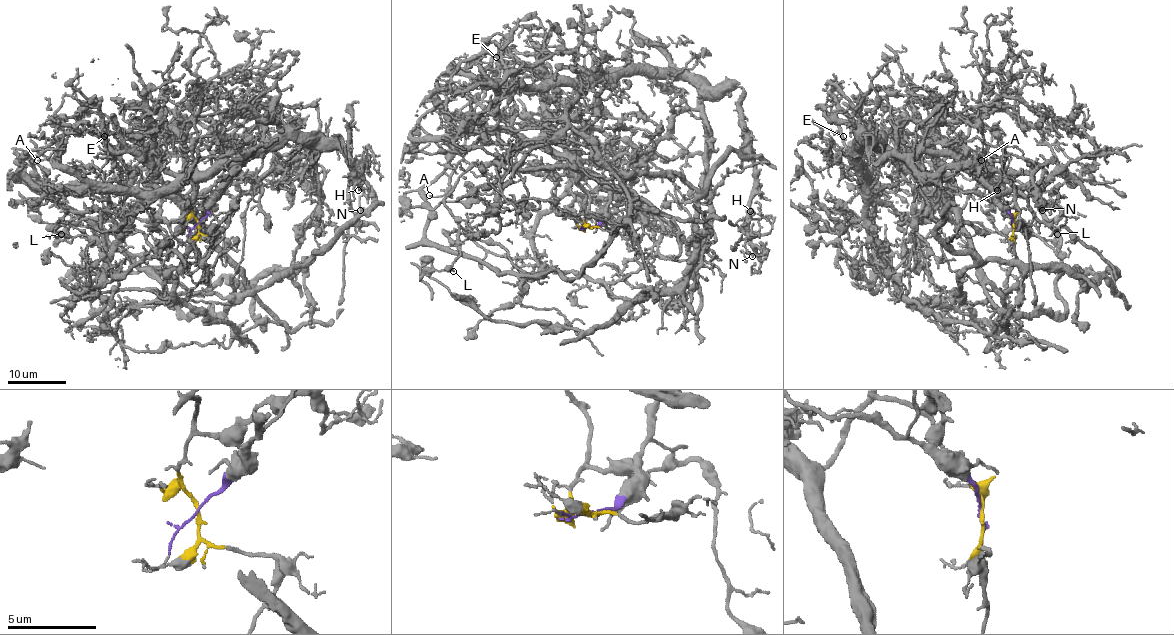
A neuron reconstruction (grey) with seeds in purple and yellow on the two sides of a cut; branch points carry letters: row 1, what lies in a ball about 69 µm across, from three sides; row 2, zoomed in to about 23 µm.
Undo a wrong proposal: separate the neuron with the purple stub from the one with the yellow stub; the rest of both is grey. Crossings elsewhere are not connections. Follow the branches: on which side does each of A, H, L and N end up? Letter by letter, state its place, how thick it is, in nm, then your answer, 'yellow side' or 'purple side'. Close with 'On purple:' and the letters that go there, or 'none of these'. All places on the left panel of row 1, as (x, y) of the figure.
A: at (37, 160); 160 nm thick; yellow side
H: at (358, 190); 200 nm thick; purple side
L: at (61, 234); 120 nm thick; yellow side
N: at (360, 210); 130 nm thick; purple side
On purple: H, N

